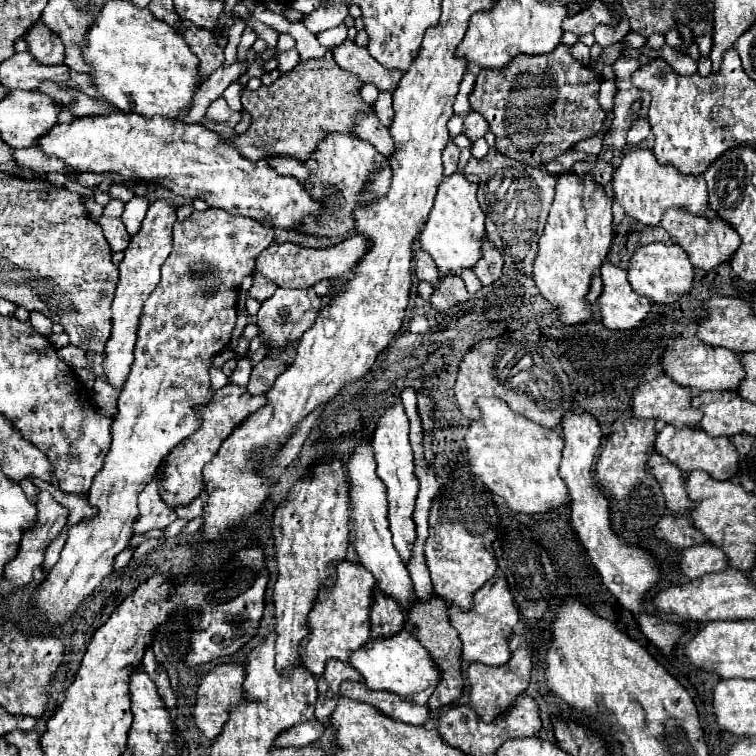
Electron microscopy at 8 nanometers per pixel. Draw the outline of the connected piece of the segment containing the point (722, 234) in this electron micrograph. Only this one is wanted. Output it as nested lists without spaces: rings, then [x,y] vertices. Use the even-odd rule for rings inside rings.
[[[684,209],[678,211],[666,211],[664,219],[662,219],[662,227],[670,233],[672,241],[676,245],[680,245],[690,263],[696,269],[704,269],[704,271],[714,271],[716,267],[720,267],[722,263],[728,263],[734,255],[734,251],[740,247],[740,235],[736,231],[732,231],[720,217],[712,215],[712,217],[694,217],[690,213],[686,213]]]

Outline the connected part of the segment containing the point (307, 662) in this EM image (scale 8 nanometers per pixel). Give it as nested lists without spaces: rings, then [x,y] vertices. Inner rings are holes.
[[[342,561],[336,565],[336,585],[332,589],[322,589],[318,601],[310,613],[312,633],[308,643],[300,649],[302,665],[314,675],[320,677],[324,673],[328,659],[338,659],[348,663],[350,653],[356,647],[362,647],[370,639],[370,607],[376,589],[376,579],[362,565],[354,565]]]

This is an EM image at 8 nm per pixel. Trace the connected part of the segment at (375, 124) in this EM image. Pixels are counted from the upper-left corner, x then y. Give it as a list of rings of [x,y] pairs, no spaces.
[[[374,111],[364,115],[364,119],[358,119],[354,129],[356,129],[356,135],[360,139],[364,139],[370,145],[374,145],[374,149],[378,153],[382,153],[384,157],[386,155],[394,155],[394,141],[390,139],[390,131],[378,121]]]

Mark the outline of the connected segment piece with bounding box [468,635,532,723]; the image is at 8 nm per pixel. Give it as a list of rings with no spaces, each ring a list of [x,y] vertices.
[[[524,635],[510,637],[510,651],[512,651],[512,657],[502,667],[490,667],[482,663],[472,663],[468,667],[470,705],[476,709],[476,713],[482,717],[484,723],[492,723],[498,715],[506,713],[512,707],[512,703],[528,689],[530,671],[532,671],[532,653],[530,653],[530,647]]]

